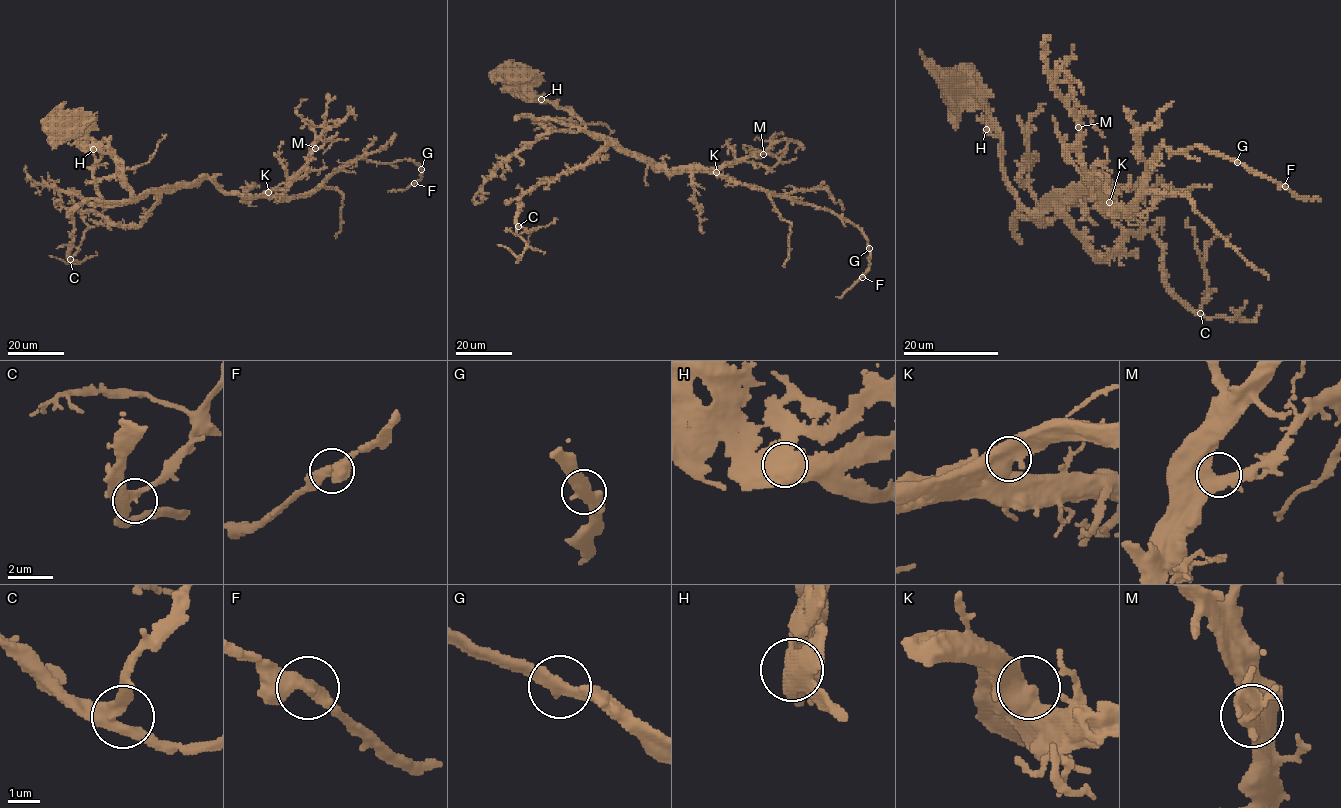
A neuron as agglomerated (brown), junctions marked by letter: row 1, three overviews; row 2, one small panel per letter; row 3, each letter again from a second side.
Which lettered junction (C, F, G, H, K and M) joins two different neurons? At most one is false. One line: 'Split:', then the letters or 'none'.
Split: none

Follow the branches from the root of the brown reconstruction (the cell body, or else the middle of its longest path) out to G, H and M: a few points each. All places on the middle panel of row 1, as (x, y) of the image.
G: (514, 83), (655, 169), (715, 172), (828, 209), (869, 248)
H: (514, 83), (527, 99), (536, 102), (541, 99)
M: (514, 83), (527, 99), (548, 99), (569, 110), (587, 132), (638, 152), (655, 169), (718, 168), (763, 154)

